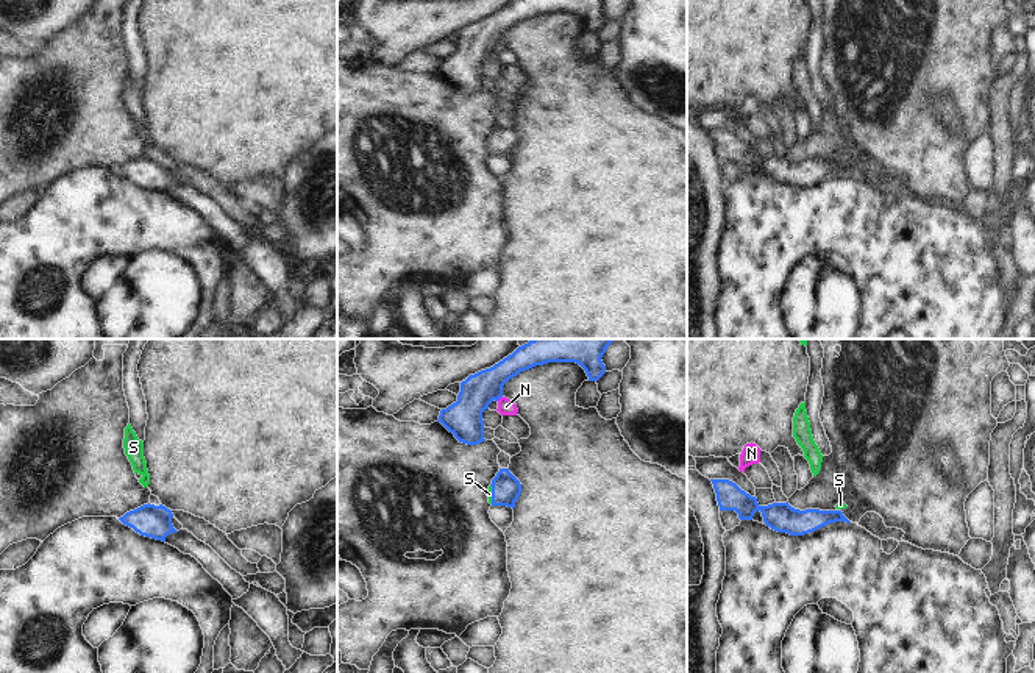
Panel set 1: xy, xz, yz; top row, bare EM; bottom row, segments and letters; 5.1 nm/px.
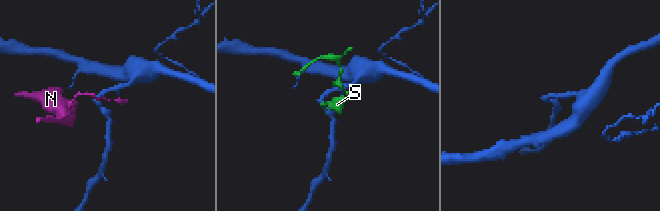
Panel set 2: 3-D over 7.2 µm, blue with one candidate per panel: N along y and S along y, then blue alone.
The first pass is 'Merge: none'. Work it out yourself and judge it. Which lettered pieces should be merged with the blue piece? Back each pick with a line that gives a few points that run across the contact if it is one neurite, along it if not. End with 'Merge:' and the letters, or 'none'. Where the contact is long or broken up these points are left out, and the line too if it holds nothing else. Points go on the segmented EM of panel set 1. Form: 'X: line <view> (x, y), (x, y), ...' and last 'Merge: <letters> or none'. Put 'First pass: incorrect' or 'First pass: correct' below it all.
S: line xz (506, 489), (500, 494), (492, 494), (489, 494)
Merge: S
First pass: incorrect

